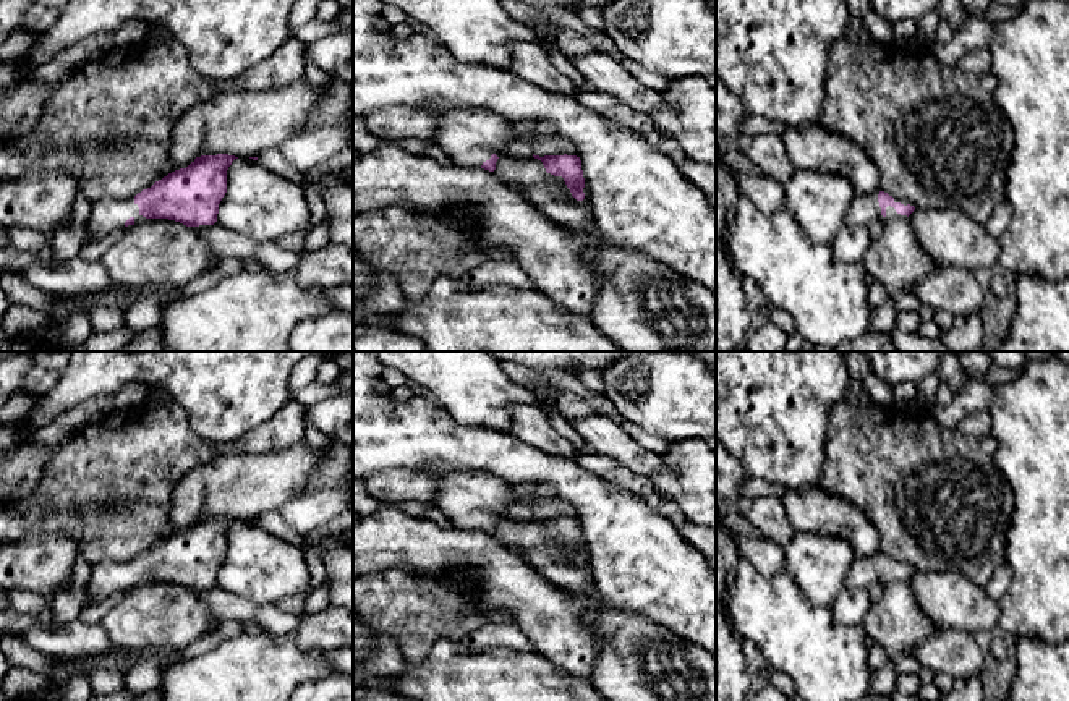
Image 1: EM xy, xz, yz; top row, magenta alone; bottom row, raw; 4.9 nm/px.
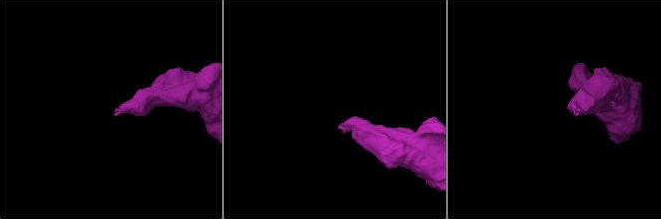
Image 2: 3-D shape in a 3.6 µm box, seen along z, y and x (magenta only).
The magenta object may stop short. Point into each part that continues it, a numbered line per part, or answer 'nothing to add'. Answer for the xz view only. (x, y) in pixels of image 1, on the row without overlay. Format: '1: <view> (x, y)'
1: xz (468, 499)

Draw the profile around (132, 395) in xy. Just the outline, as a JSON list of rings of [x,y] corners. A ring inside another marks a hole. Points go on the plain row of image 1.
[[[130,382],[115,393],[117,410],[134,410],[146,403],[149,397],[149,387],[139,382]]]

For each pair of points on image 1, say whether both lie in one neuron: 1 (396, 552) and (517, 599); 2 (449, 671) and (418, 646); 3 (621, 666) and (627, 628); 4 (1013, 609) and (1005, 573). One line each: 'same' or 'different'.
1: same
2: different
3: same
4: different

